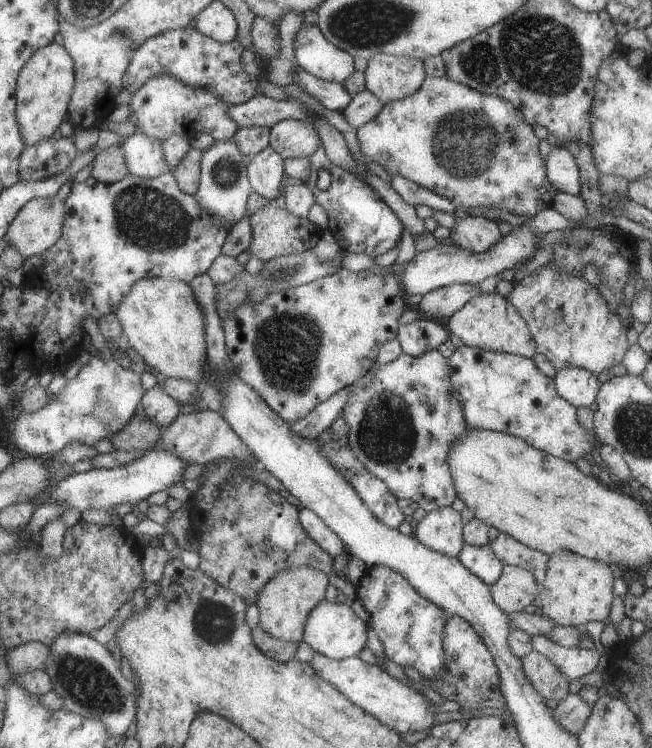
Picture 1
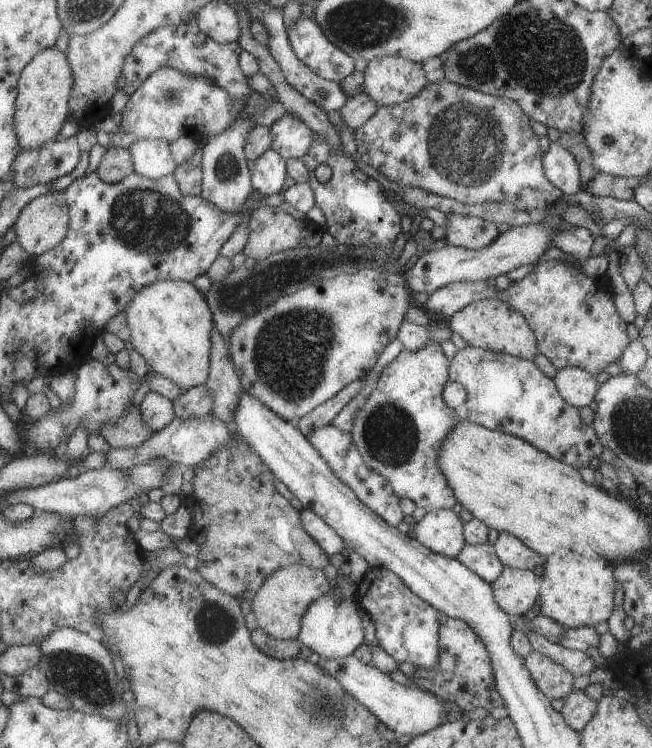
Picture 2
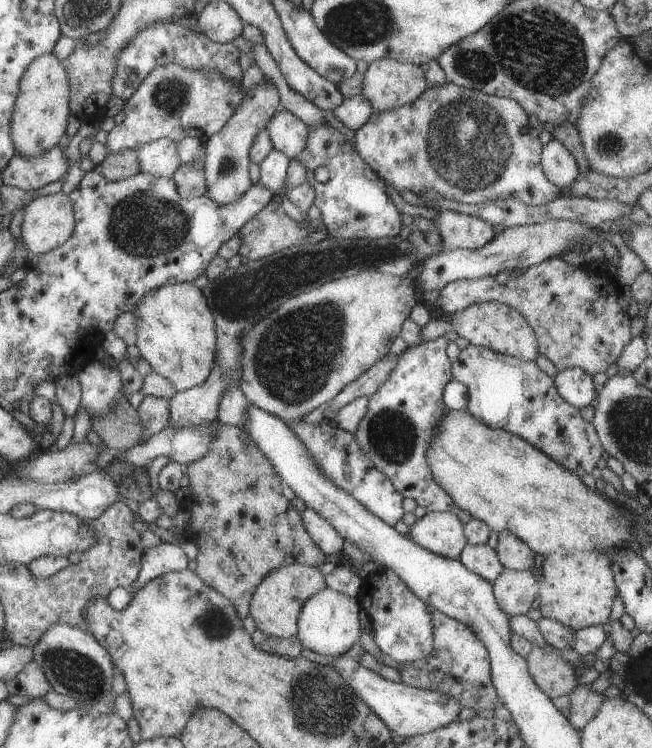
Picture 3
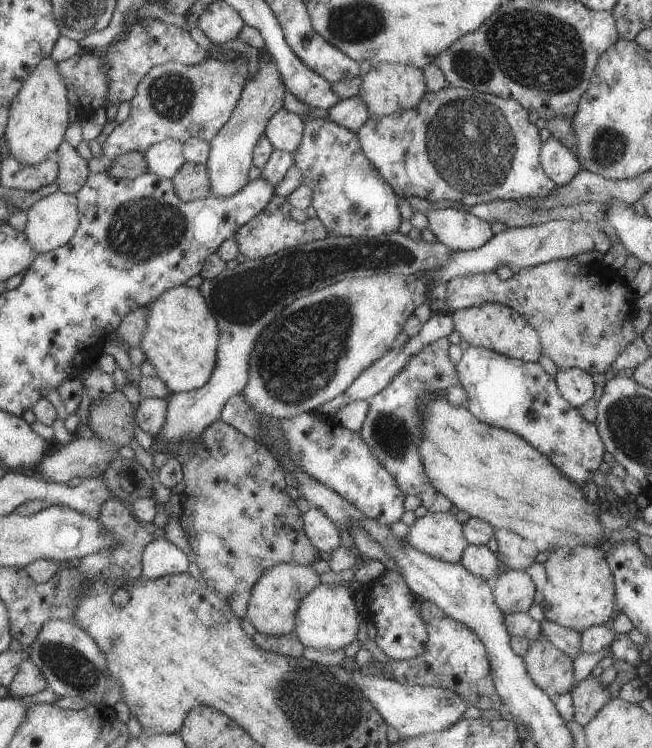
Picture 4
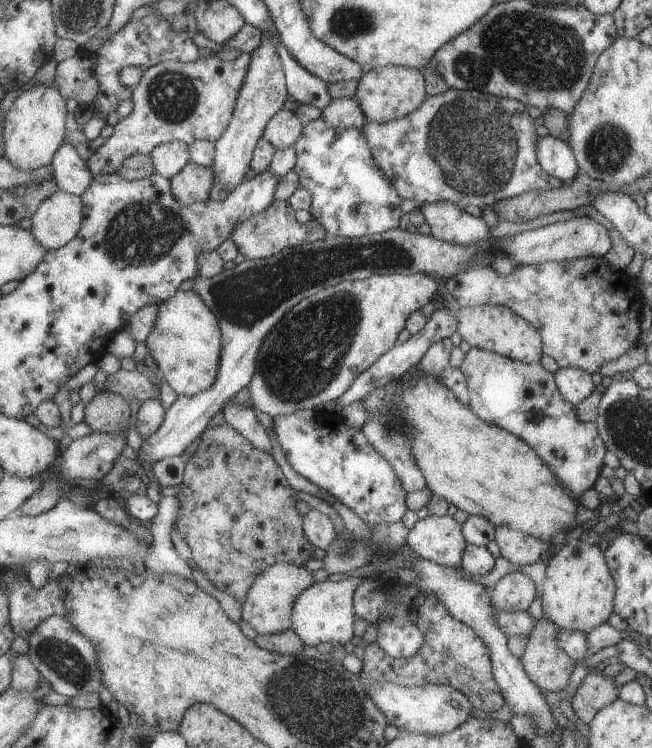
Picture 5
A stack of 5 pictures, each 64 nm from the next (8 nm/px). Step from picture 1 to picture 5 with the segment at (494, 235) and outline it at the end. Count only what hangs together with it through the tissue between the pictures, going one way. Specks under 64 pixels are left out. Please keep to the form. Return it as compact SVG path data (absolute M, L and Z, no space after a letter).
M451 202L425 203L421 204L419 210L431 229L430 236L441 242L465 246L491 238L482 218L470 216Z

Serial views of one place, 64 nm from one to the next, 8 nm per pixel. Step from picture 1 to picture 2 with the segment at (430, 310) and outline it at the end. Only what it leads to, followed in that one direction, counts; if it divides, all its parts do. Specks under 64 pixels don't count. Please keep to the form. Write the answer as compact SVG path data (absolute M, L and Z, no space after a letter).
M547 260L533 266L527 275L519 282L510 282L505 290L497 290L487 286L487 282L453 282L447 284L433 293L430 293L422 309L431 310L435 314L443 314L451 317L457 310L467 306L475 300L486 300L487 298L497 298L505 304L509 304L514 310L523 316L527 322L537 344L537 352L553 364L553 367L559 371L566 367L578 367L590 376L596 377L609 364L618 363L623 352L623 348L629 344L630 339L627 336L626 324L617 313L613 304L614 298L610 293L611 286L606 279L589 279L579 270L576 264L561 262L558 260Z

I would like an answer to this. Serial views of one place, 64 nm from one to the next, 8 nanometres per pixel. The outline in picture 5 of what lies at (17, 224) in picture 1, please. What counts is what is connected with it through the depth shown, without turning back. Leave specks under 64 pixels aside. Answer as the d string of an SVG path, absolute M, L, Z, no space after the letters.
M54 191L51 196L39 202L33 216L29 216L29 232L45 250L61 248L79 230L81 214L80 196Z

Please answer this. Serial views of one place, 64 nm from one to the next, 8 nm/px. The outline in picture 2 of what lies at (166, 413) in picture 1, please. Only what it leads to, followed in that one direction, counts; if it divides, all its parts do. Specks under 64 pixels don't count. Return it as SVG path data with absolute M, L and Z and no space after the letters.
M147 392L138 406L143 422L153 432L162 430L175 417L173 402L155 392Z

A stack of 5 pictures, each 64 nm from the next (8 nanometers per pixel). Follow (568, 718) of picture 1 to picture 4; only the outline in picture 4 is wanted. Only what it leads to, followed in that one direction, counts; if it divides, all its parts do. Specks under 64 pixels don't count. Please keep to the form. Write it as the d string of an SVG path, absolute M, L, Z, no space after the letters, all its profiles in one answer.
M593 676L575 684L570 695L573 702L573 720L581 727L585 727L603 704L610 700L607 687L601 686L599 678Z

